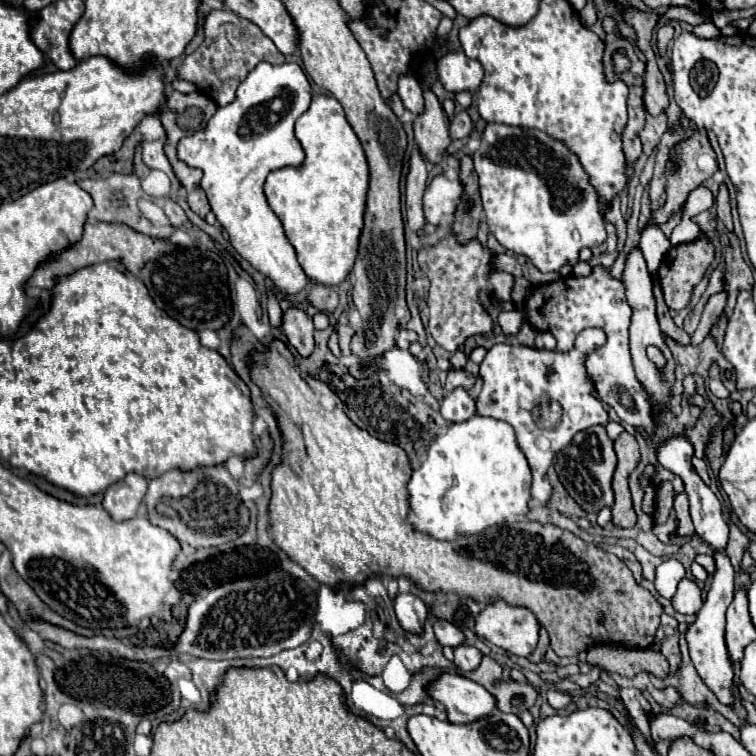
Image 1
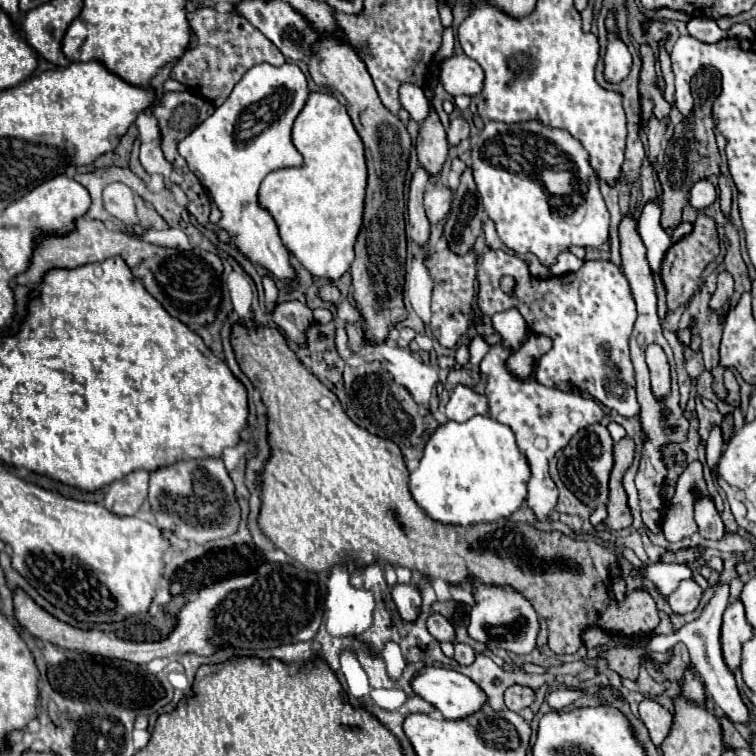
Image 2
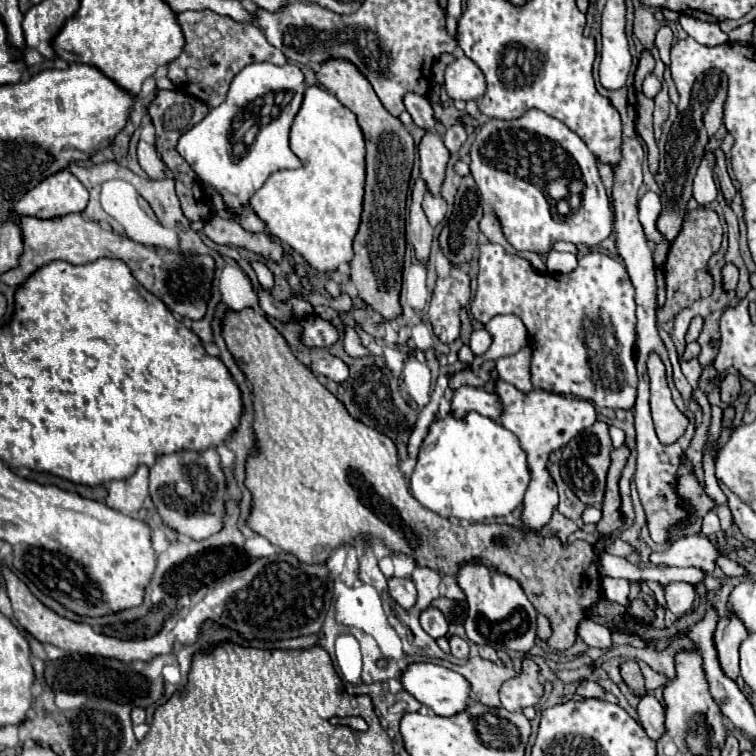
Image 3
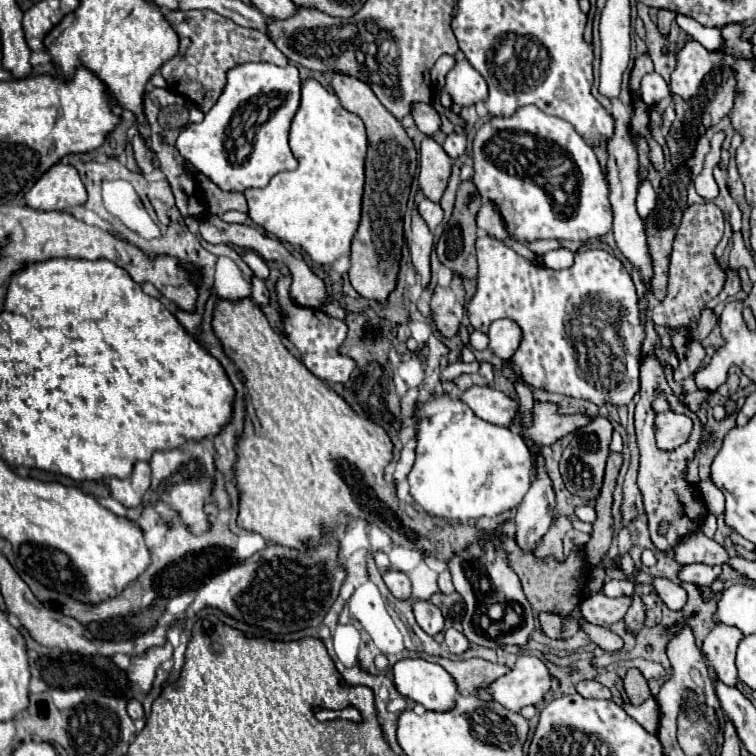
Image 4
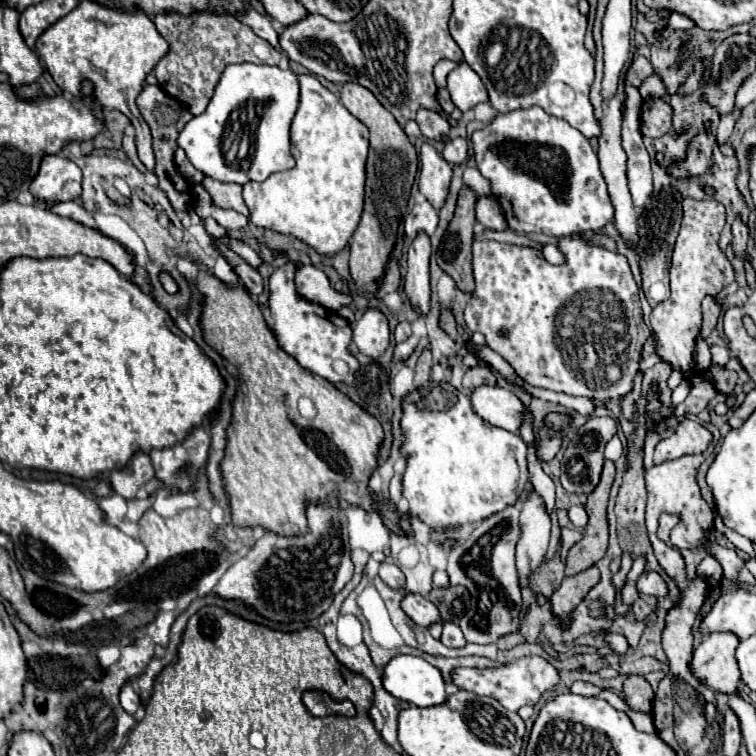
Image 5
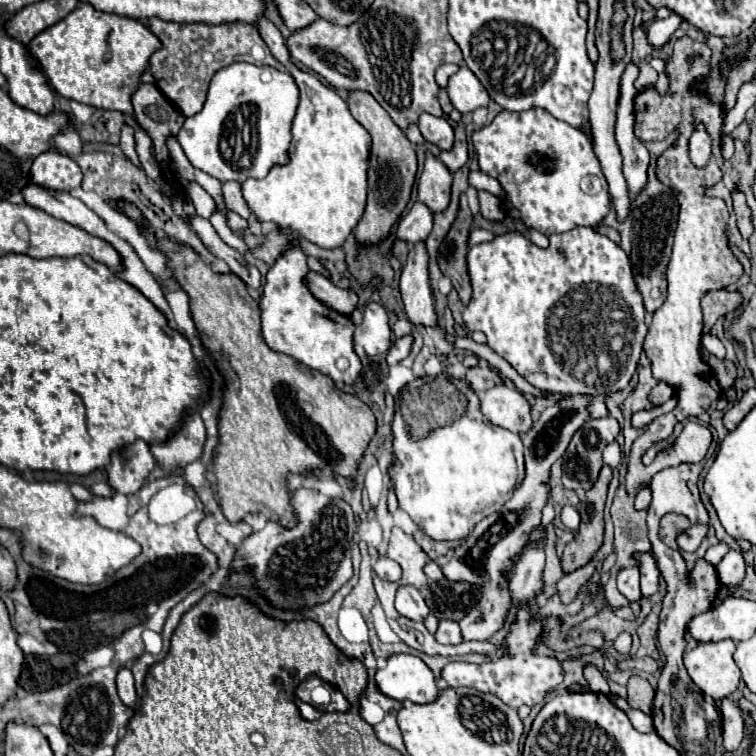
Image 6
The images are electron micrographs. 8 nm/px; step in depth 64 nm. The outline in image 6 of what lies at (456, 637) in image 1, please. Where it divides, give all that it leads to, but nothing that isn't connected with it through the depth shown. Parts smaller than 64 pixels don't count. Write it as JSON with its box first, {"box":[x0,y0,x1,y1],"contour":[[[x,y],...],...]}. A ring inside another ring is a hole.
{"box":[396,586,430,622],"contour":[[[400,586],[398,588],[396,610],[414,622],[424,622],[424,618],[430,616],[430,608],[428,608],[422,592],[416,590],[414,586]]]}

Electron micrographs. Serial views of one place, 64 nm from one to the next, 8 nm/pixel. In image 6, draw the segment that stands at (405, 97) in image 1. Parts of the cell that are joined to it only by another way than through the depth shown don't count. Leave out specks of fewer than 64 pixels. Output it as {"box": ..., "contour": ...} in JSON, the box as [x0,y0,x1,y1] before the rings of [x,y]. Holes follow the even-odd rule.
{"box":[418,114,454,150],"contour":[[[420,114],[418,118],[418,126],[420,126],[420,132],[422,136],[436,144],[440,150],[448,150],[452,148],[454,144],[454,132],[452,132],[452,126],[446,122],[446,118],[438,118],[438,116],[432,116],[432,114]]]}

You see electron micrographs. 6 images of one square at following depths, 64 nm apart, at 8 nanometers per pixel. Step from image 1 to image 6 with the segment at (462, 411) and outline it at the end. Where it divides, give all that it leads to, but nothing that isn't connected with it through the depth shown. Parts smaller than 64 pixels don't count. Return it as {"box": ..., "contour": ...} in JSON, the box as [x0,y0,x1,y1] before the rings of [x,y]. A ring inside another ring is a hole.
{"box":[480,384,532,434],"contour":[[[504,384],[484,390],[480,394],[480,412],[492,424],[516,434],[528,432],[532,426],[530,404],[518,390]]]}

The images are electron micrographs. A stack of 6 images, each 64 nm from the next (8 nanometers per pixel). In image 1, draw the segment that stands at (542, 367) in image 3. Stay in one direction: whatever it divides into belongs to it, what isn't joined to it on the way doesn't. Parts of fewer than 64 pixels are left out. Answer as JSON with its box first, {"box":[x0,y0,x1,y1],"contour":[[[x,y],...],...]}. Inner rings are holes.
{"box":[492,254,662,438],"contour":[[[494,254],[492,266],[494,266],[494,268],[500,268],[500,270],[504,270],[504,272],[512,272],[514,276],[522,276],[522,266],[518,264],[516,258],[512,258],[512,256],[508,256],[508,254]],[[596,266],[592,270],[592,276],[586,276],[586,278],[566,276],[552,284],[532,286],[526,296],[524,306],[528,308],[528,318],[532,326],[536,326],[538,330],[548,330],[556,336],[558,340],[556,350],[560,352],[566,352],[572,348],[574,338],[578,336],[580,330],[588,326],[604,328],[604,332],[608,332],[606,344],[596,348],[586,360],[586,368],[592,374],[598,396],[606,404],[610,404],[618,412],[618,416],[626,424],[634,426],[644,438],[650,438],[654,430],[660,428],[662,412],[654,412],[654,406],[648,400],[648,392],[638,382],[632,360],[630,360],[628,326],[630,326],[632,308],[626,302],[624,284],[620,280],[612,278],[610,272],[604,270],[602,266]]]}

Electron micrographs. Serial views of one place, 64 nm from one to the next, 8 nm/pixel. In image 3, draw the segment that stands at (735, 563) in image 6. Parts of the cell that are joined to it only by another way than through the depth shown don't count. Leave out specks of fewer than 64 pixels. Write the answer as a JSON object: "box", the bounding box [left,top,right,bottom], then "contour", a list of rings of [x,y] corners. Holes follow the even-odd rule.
{"box":[650,536,718,574],"contour":[[[684,536],[676,540],[666,552],[654,552],[650,562],[668,566],[696,566],[712,574],[716,556],[718,550],[704,536]]]}

